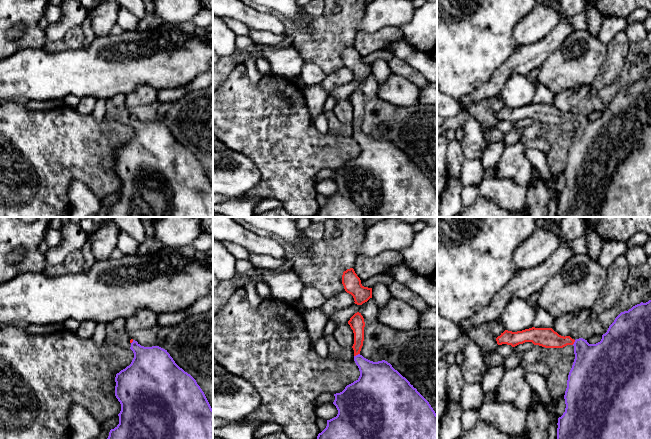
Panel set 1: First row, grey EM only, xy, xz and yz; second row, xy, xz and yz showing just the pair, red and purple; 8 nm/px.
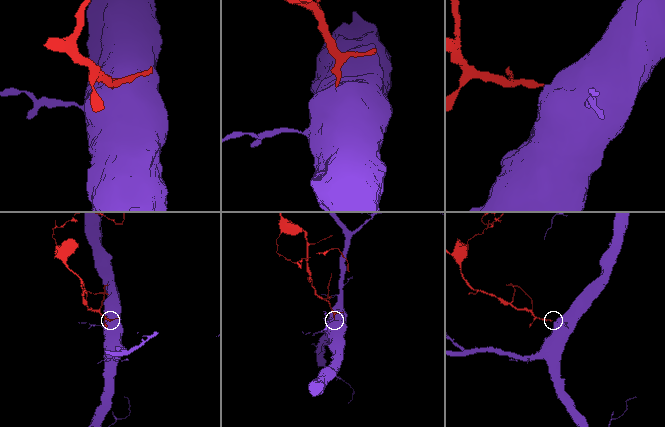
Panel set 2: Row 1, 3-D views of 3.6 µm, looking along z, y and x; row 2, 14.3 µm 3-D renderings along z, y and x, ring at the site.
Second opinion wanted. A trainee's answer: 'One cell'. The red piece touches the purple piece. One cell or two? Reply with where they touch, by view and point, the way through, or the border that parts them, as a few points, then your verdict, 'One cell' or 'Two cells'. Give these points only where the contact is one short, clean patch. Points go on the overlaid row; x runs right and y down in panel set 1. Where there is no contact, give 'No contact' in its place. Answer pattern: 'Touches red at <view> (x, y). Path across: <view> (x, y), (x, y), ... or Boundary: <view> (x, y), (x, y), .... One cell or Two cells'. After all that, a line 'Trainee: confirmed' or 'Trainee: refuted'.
Touches red at xz (356, 354). Path across: xz (357, 324), (358, 344), (356, 354), (359, 360), (376, 378). One cell
Trainee: confirmed

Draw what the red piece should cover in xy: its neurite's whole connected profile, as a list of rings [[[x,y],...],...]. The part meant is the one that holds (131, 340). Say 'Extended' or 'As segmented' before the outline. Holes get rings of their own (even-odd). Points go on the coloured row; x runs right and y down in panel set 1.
Extended. [[[133,339],[130,343],[134,358],[131,364],[117,373],[115,377],[115,396],[121,404],[121,411],[118,414],[119,424],[110,430],[107,439],[213,439],[213,409],[196,380],[175,363],[167,350],[159,346],[144,347]]]

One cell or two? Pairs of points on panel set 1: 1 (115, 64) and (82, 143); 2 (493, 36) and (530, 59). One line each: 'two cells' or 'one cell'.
1: two cells
2: two cells

